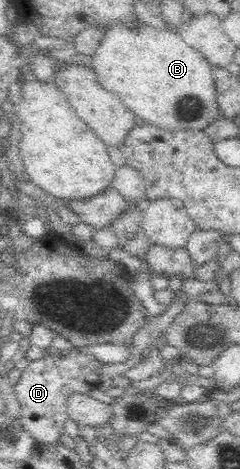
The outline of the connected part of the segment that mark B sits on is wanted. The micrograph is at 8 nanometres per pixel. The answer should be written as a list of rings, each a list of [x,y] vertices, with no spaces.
[[[141,21],[119,23],[107,28],[91,59],[91,69],[99,84],[116,93],[121,103],[137,115],[139,124],[153,123],[169,132],[181,128],[199,131],[213,120],[223,118],[217,103],[213,67],[201,52],[183,43],[175,31],[153,29]]]

